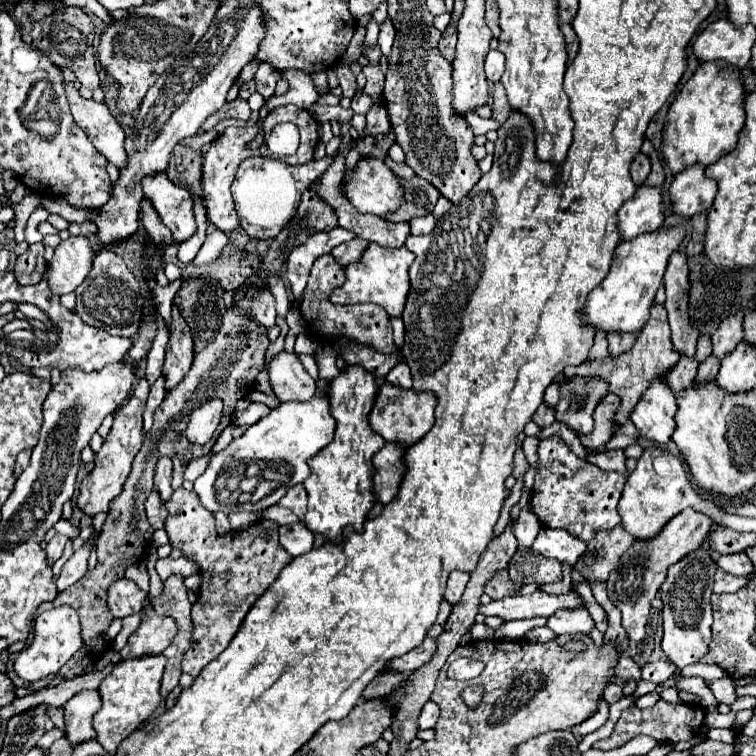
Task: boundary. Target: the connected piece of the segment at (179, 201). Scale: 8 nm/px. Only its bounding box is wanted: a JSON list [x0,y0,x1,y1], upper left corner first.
[142,173,196,243]

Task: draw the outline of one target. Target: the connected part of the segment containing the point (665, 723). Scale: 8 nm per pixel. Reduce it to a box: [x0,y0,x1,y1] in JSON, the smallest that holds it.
[594,699,704,749]

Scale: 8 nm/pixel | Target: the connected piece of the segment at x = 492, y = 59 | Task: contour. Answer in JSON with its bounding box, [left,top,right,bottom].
[484,51,504,83]

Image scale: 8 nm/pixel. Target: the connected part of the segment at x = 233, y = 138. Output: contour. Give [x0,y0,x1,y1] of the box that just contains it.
[202,125,256,233]

